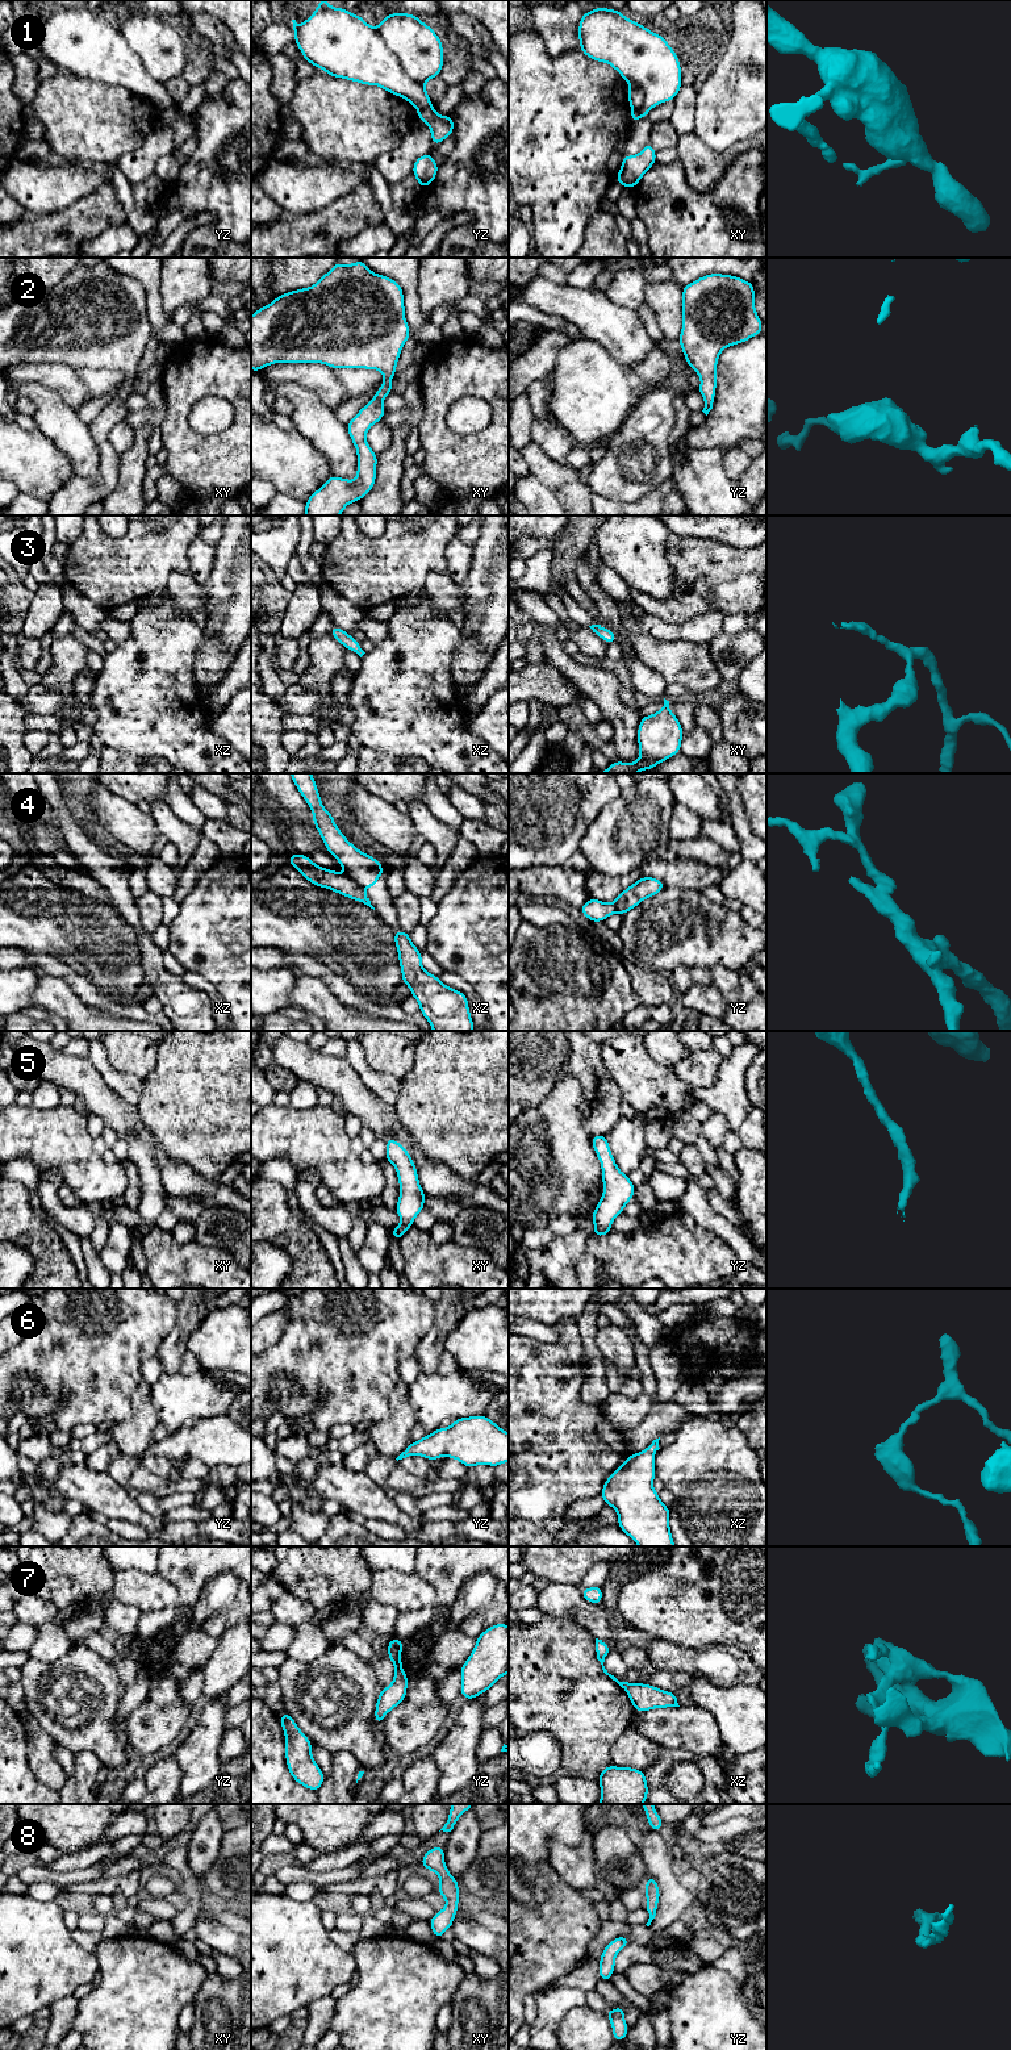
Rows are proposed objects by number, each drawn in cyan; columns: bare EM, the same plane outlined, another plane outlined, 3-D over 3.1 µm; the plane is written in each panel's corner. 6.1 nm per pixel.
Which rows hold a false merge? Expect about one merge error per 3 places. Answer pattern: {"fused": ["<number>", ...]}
{"fused": ["4", "7"]}

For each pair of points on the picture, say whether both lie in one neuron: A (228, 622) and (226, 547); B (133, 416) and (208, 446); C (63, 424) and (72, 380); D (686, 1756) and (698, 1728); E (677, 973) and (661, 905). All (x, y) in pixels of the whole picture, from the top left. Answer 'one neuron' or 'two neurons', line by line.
A: one neuron
B: two neurons
C: two neurons
D: two neurons
E: two neurons

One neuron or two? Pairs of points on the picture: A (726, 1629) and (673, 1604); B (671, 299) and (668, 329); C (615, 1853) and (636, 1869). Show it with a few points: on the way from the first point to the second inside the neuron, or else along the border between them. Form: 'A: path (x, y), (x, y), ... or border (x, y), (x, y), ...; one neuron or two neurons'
A: path (713, 1616), (701, 1604), (686, 1604); one neuron
B: path (669, 307), (669, 321); one neuron
C: path (621, 1857), (626, 1857), (631, 1863); one neuron

